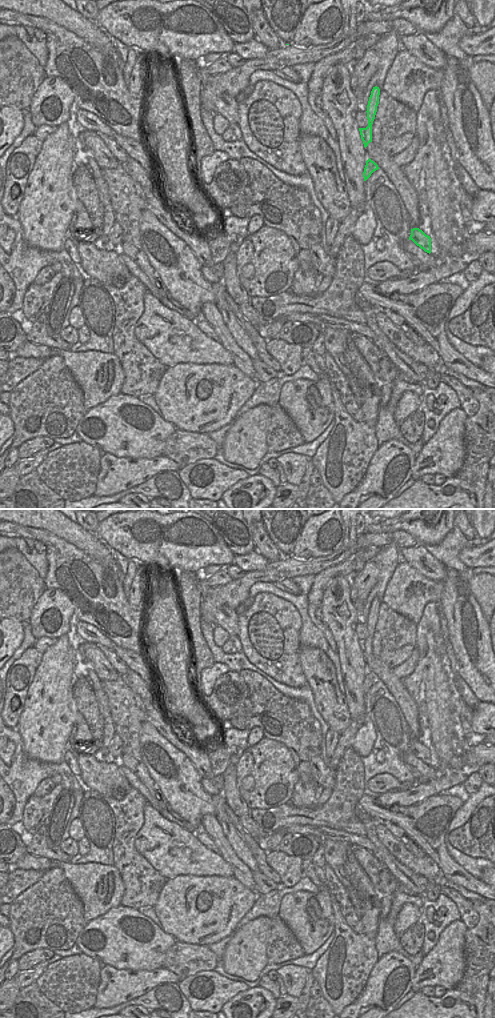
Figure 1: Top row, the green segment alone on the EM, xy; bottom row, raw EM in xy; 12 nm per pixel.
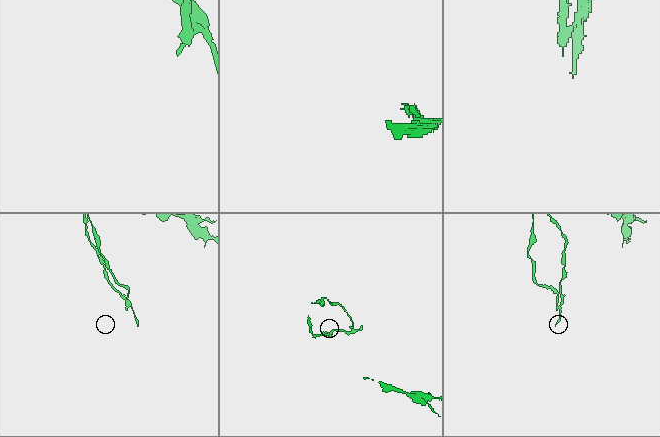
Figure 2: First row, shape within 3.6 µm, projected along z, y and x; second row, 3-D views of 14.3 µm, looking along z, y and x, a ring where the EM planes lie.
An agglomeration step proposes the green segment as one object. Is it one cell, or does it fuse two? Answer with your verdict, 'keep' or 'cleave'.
cleave

